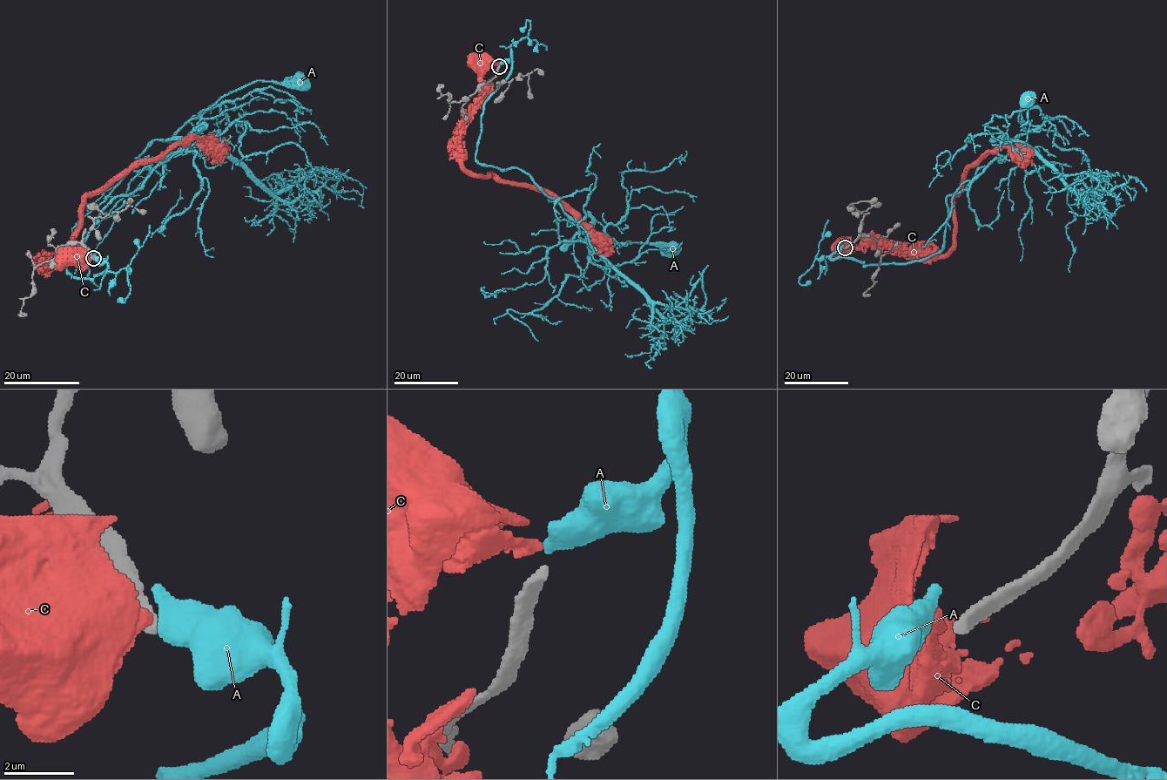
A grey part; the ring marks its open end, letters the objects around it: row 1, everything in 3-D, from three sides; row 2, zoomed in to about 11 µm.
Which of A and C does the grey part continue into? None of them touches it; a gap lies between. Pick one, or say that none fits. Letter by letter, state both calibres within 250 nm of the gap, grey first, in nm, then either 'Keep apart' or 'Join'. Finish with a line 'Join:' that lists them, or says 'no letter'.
A: Thickness 360 nm (grey) against 750 nm. Join
C: Thickness 360 nm (grey) against 440 nm. Keep apart
Join: A

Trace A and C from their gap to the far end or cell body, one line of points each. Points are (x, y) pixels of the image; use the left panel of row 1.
A: (94, 257), (108, 270), (93, 278), (67, 271), (99, 213), (179, 152), (202, 110), (257, 81), (300, 81)
C: (92, 258), (84, 261), (69, 256)

